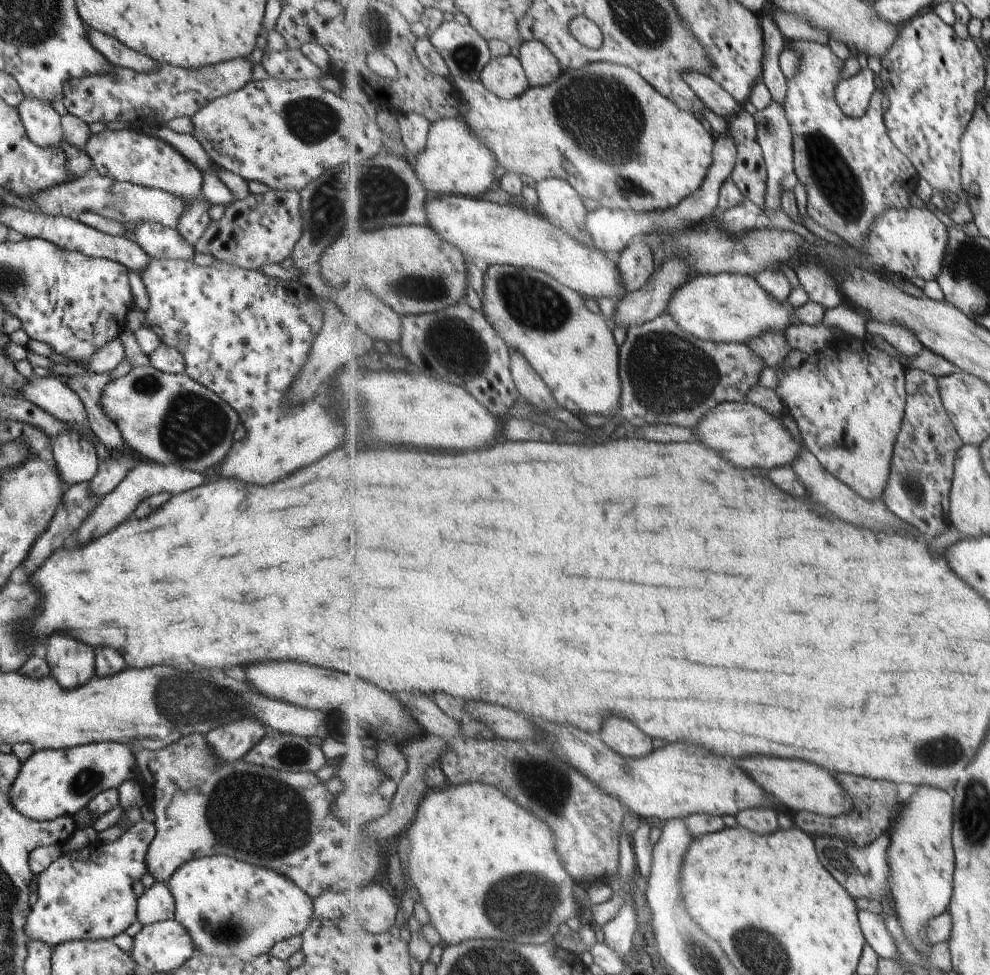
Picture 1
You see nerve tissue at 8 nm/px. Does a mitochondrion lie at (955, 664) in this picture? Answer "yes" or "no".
no

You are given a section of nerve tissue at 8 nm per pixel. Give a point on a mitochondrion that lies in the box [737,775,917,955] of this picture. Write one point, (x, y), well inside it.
(840, 862)

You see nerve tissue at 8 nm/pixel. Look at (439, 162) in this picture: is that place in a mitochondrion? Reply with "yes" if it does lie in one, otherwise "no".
no

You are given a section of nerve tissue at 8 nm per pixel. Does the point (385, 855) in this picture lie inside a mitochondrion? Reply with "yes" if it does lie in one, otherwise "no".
no

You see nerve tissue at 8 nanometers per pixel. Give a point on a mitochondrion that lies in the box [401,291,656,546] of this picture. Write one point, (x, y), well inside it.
(455, 343)

